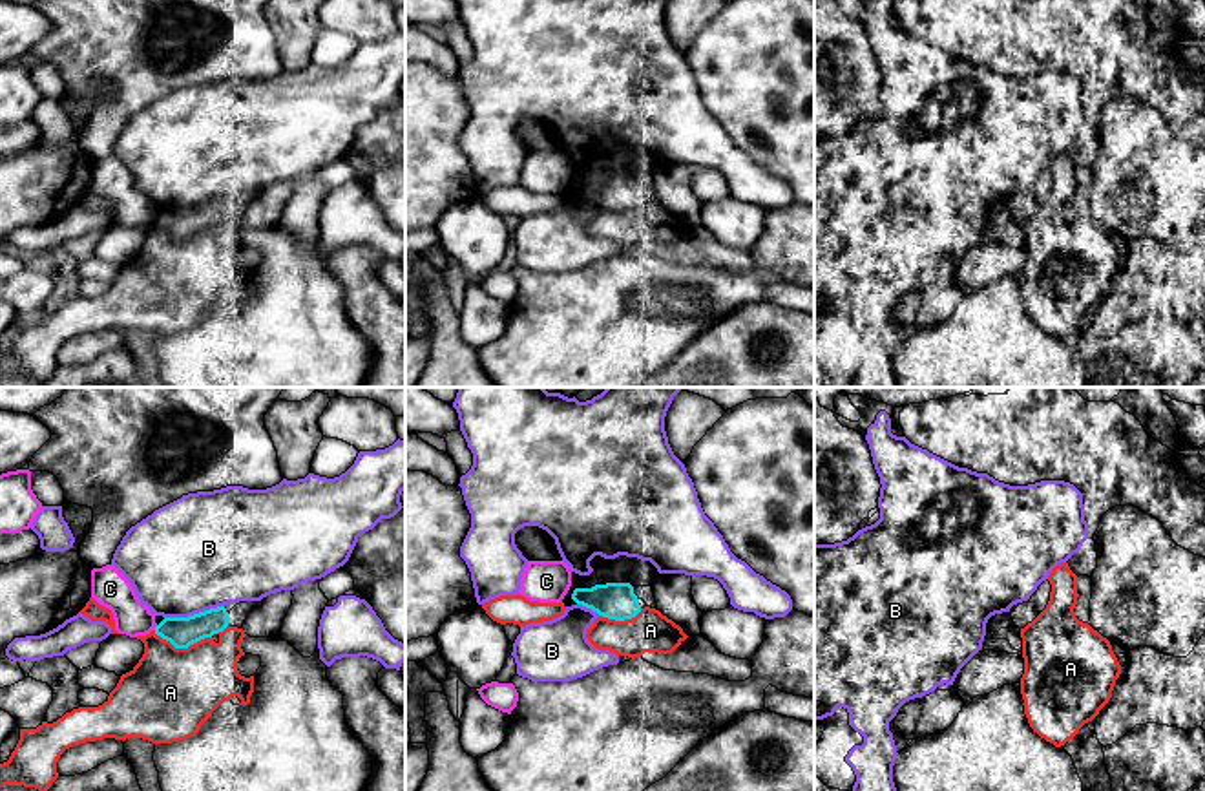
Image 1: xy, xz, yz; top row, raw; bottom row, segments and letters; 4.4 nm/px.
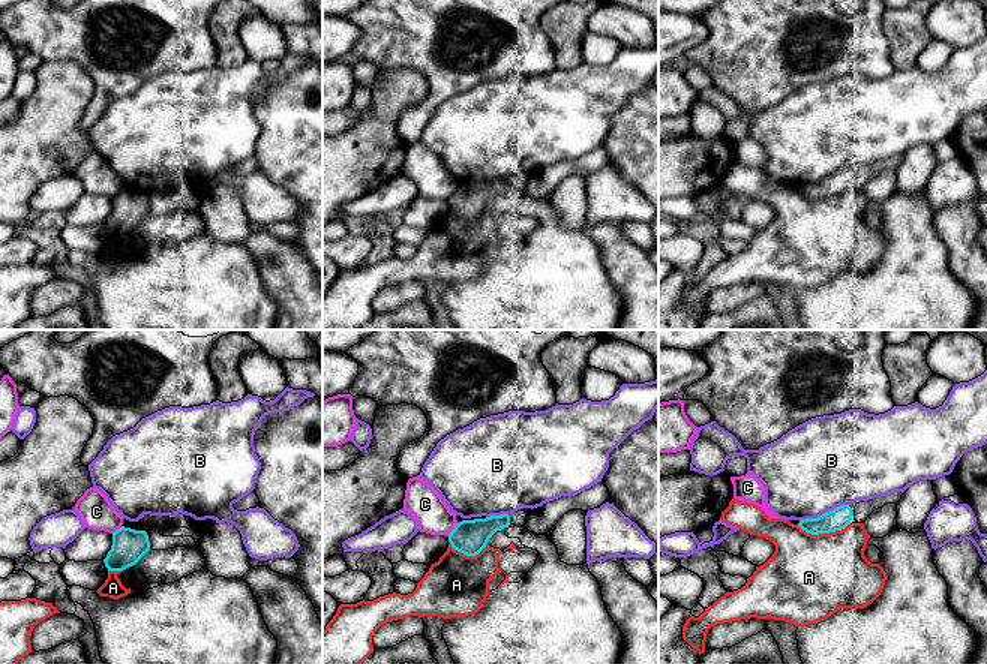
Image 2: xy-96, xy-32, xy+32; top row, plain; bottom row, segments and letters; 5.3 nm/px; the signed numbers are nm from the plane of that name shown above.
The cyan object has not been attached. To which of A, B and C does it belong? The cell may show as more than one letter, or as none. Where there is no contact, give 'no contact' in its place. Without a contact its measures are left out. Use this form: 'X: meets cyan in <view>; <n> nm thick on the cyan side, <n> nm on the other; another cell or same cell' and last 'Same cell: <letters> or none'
A: meets cyan in xy; 140 nm thick on the cyan side, 400 nm on the other; another cell
B: meets cyan in xy; 140 nm thick on the cyan side, 480 nm on the other; another cell
C: meets cyan in xy; 140 nm thick on the cyan side, 160 nm on the other; another cell
Same cell: none

